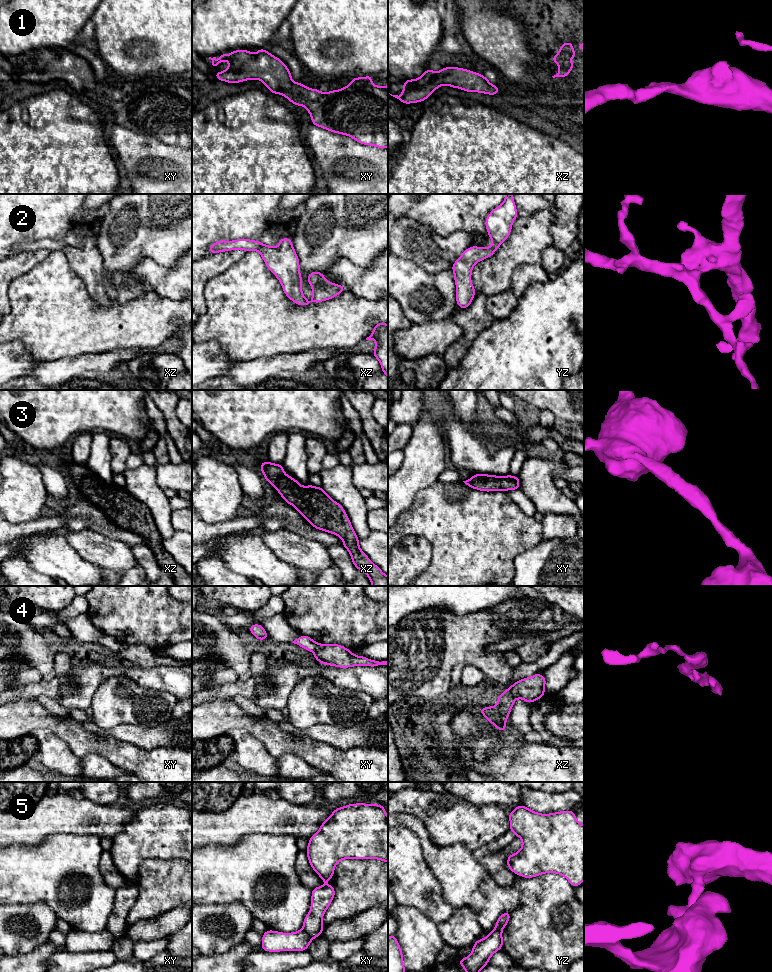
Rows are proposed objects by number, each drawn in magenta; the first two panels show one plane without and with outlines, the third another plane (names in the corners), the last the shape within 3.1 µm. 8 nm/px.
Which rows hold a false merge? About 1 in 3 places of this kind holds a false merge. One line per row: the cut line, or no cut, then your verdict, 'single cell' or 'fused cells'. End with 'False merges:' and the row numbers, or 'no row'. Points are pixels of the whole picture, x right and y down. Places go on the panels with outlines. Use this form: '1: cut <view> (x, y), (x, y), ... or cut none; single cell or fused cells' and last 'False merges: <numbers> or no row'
1: cut none; single cell
2: cut none; single cell
3: cut none; single cell
4: cut none; single cell
5: cut xy (302, 929), (312, 938); fused cells
False merges: 5

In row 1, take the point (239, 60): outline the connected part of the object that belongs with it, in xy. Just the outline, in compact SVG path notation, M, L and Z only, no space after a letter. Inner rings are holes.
M264 48L254 54L247 50L235 50L228 56L221 54L219 60L212 60L209 65L216 68L221 62L228 60L229 67L223 72L213 74L217 80L228 83L240 83L251 79L260 80L271 91L286 97L292 104L303 106L311 115L312 124L330 132L350 136L363 145L377 148L388 148L388 85L375 86L372 75L366 77L352 77L351 84L340 90L322 93L318 89L311 89L291 79L292 73L282 60L267 52Z

